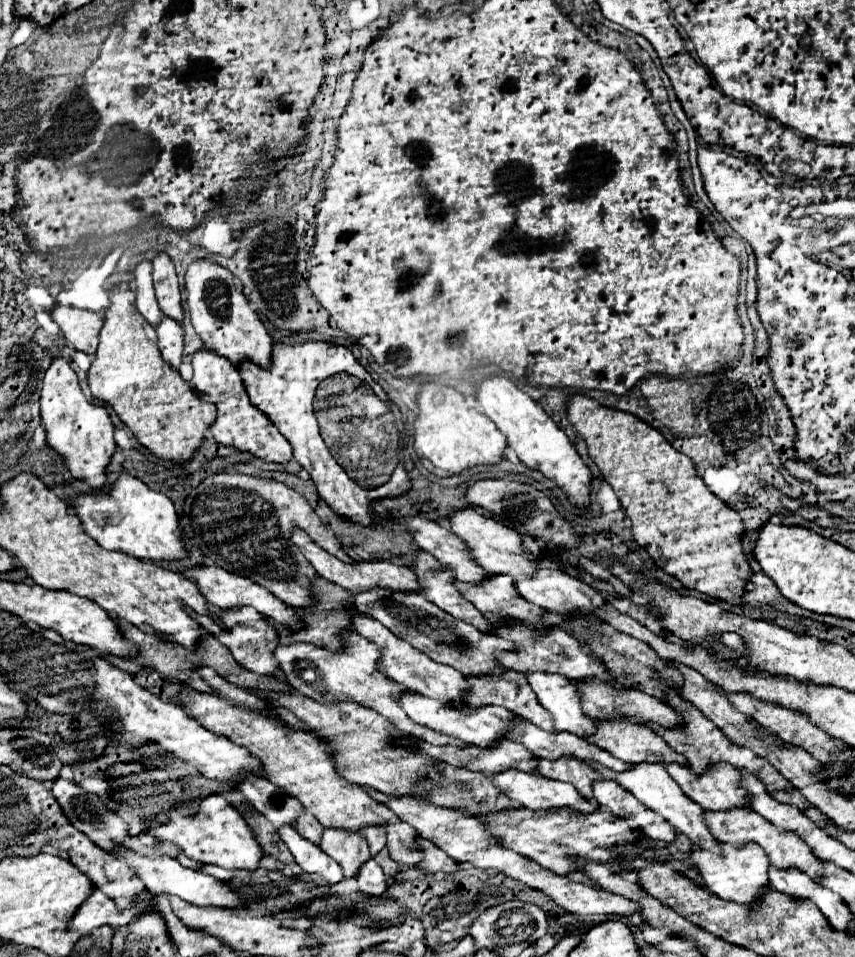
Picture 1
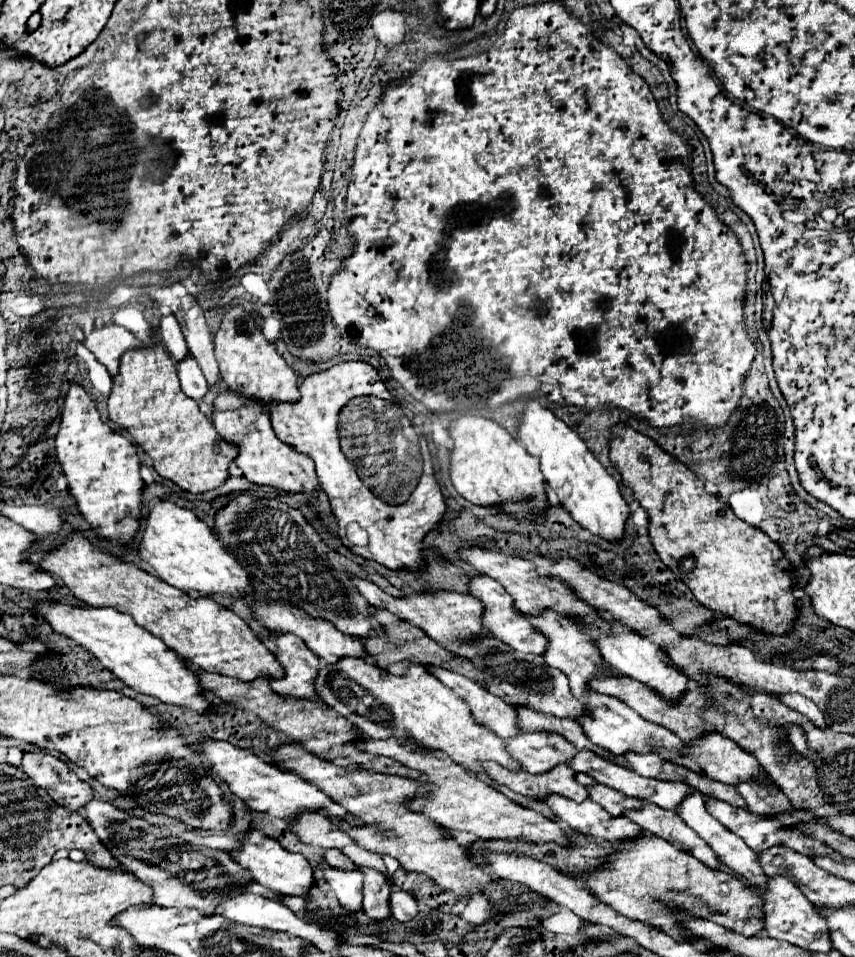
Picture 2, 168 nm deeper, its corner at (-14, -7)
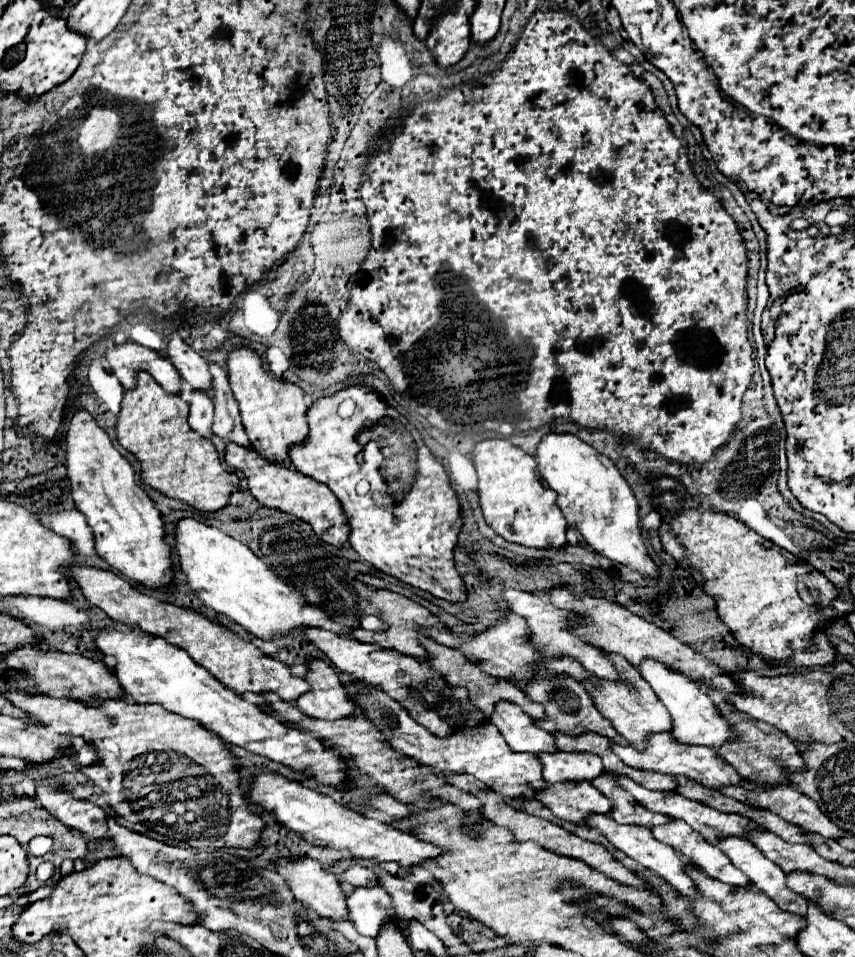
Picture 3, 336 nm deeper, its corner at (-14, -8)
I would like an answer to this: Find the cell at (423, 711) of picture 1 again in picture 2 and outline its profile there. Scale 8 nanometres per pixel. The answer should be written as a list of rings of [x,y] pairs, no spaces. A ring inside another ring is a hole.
[[[522,733],[506,741],[508,751],[528,773],[548,773],[560,763],[572,761],[578,749],[556,733]]]

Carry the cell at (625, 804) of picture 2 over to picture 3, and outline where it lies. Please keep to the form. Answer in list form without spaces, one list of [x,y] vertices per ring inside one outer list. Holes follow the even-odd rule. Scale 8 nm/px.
[[[640,804],[612,806],[610,816],[620,824],[640,824],[640,826],[646,826],[646,828],[652,828],[652,826],[658,826],[658,824],[664,824],[664,822],[670,820],[668,816],[664,820],[662,814],[654,814],[650,810],[644,810],[644,806],[640,806]]]

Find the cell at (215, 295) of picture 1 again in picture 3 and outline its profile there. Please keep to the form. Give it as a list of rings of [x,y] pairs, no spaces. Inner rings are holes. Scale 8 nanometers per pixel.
[[[236,346],[228,352],[226,370],[252,448],[270,460],[282,460],[290,464],[288,448],[294,442],[302,442],[308,434],[306,408],[312,404],[312,396],[304,394],[296,384],[284,378],[276,378],[272,372],[264,370],[260,354],[248,346]]]

